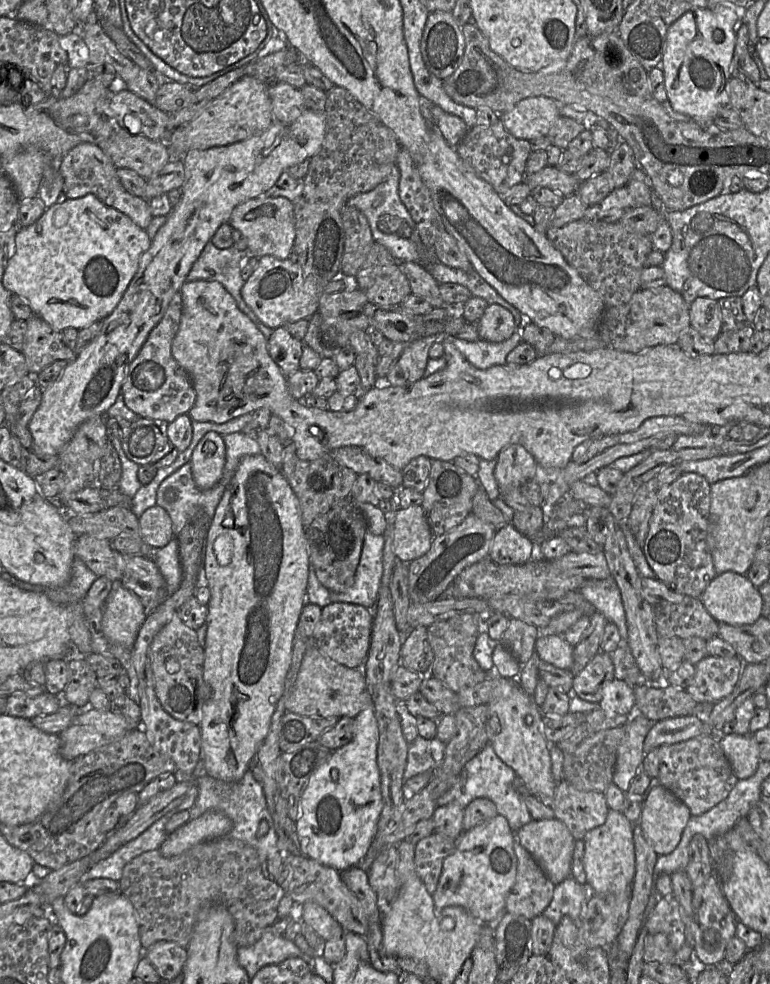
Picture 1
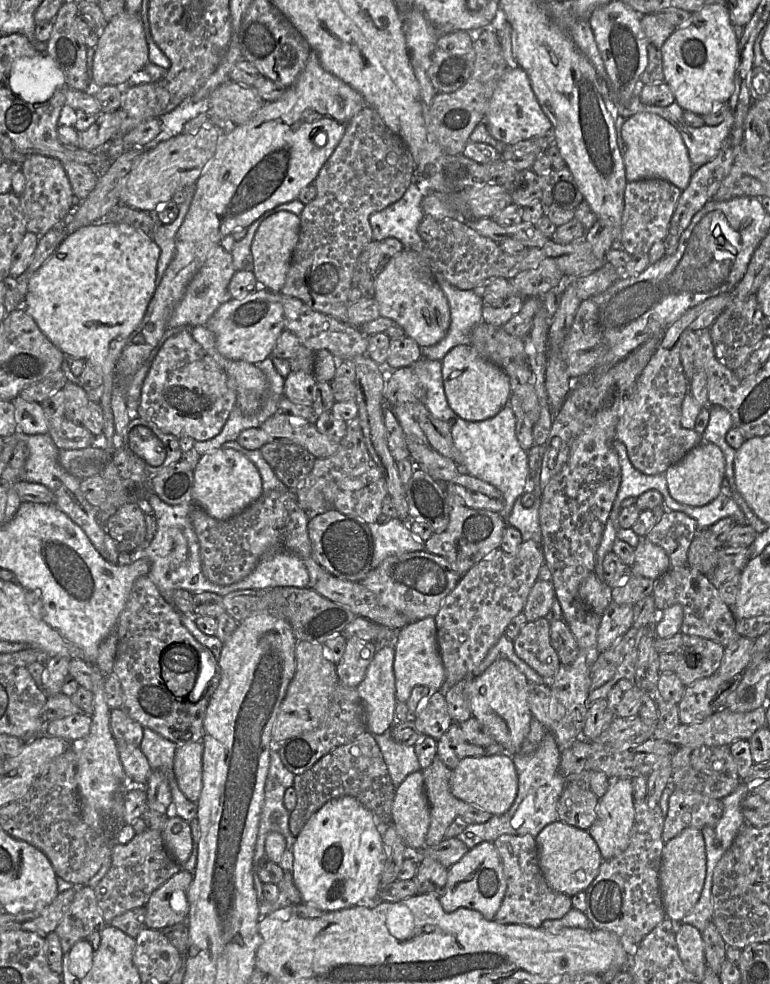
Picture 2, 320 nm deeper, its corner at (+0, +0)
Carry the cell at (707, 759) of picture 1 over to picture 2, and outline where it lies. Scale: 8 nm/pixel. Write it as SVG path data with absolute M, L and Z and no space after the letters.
M674 789L669 797L667 815L664 817L662 839L666 843L685 829L701 830L706 826L713 826L722 812L722 799Z

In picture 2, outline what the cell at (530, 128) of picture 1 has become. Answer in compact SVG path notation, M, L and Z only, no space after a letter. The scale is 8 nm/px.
M508 68L497 83L489 101L484 122L491 136L502 144L551 134L552 123L543 112L527 73L521 68Z

